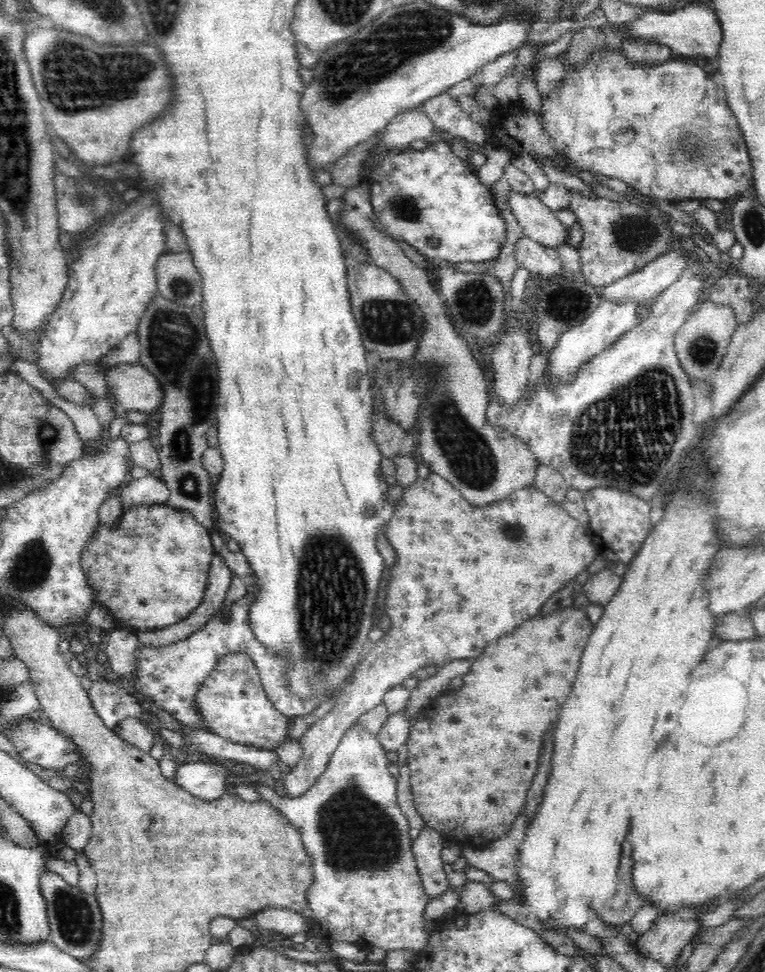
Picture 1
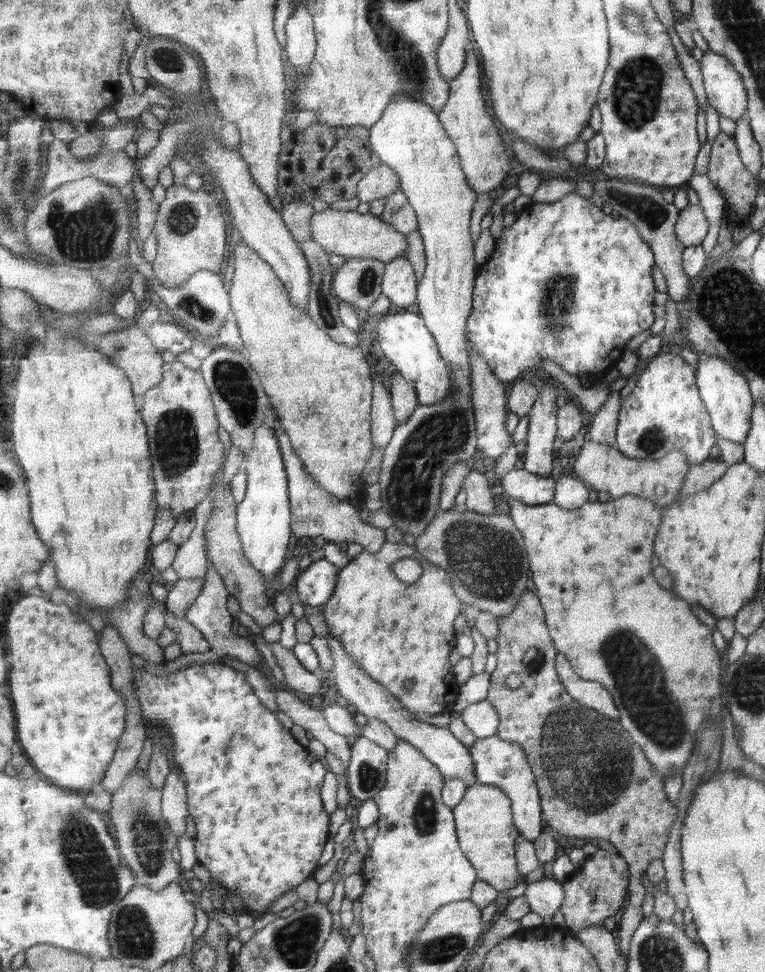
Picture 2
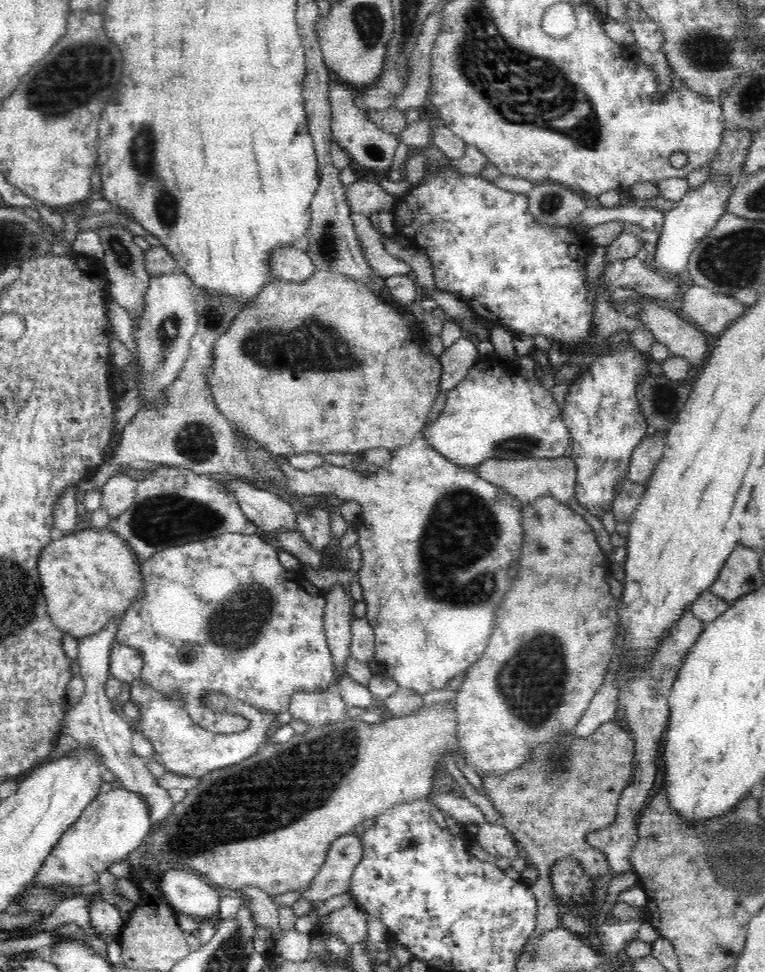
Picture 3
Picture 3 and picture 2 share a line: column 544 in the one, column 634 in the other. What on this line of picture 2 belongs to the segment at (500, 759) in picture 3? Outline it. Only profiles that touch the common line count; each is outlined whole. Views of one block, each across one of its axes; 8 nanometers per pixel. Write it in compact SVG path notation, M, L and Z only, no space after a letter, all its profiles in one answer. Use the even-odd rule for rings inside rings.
M635 495L613 498L613 500L607 502L587 502L587 504L575 510L564 509L556 502L545 505L528 505L519 499L505 497L514 523L526 539L526 549L532 568L535 591L546 610L546 621L558 651L566 654L575 672L581 678L601 682L610 691L620 710L619 722L631 733L635 742L639 742L639 746L643 746L643 752L652 762L655 774L659 774L663 779L675 776L675 774L683 774L684 768L694 752L693 742L695 740L693 738L699 732L703 720L707 716L711 716L719 722L719 710L721 710L721 704L719 704L719 656L717 656L717 652L711 644L709 628L694 613L693 606L677 594L671 594L669 590L661 588L657 584L655 576L653 576L653 568L657 560L654 544L664 520L664 507L657 506L649 499Z

